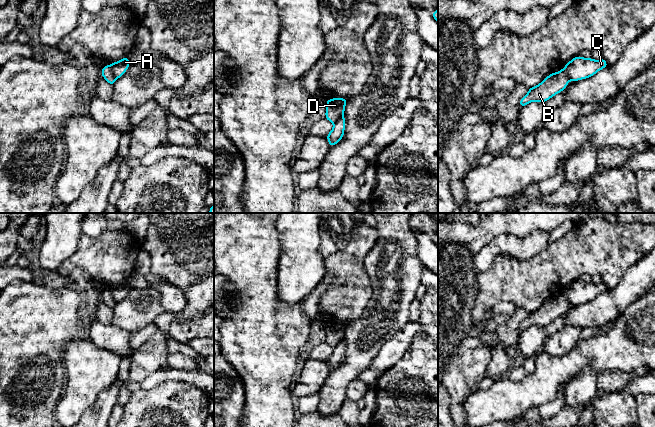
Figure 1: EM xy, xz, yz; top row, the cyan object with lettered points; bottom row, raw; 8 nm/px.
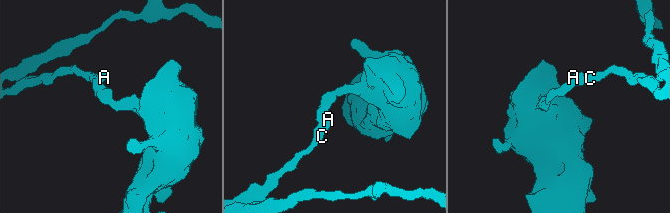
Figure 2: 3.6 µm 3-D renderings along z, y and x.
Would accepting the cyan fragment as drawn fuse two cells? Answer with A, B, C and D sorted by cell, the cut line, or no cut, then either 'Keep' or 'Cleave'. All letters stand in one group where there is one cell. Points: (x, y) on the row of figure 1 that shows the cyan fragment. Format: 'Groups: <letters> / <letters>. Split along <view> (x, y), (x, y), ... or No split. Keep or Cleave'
Groups: A C / B D. Split along xy (108, 65), (116, 79). Cleave

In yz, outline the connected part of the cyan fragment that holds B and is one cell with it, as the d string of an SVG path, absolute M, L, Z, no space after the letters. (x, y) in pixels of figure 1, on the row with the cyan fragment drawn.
M564 70L551 73L540 84L529 87L528 93L520 99L519 106L523 108L532 101L544 103L556 94L564 91L569 81L570 78Z

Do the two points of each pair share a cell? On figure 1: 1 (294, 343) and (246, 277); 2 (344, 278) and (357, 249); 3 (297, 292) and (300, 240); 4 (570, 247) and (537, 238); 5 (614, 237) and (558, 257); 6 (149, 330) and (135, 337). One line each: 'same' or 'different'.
1: same
2: same
3: same
4: different
5: same
6: same

